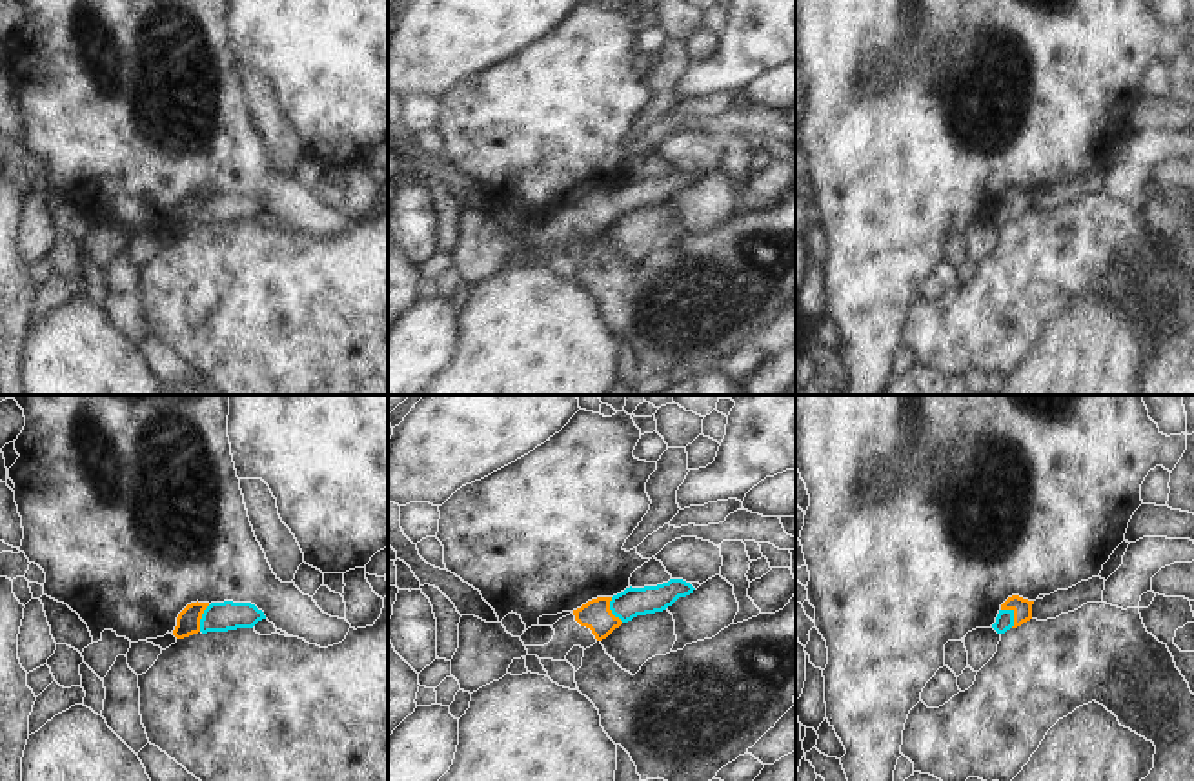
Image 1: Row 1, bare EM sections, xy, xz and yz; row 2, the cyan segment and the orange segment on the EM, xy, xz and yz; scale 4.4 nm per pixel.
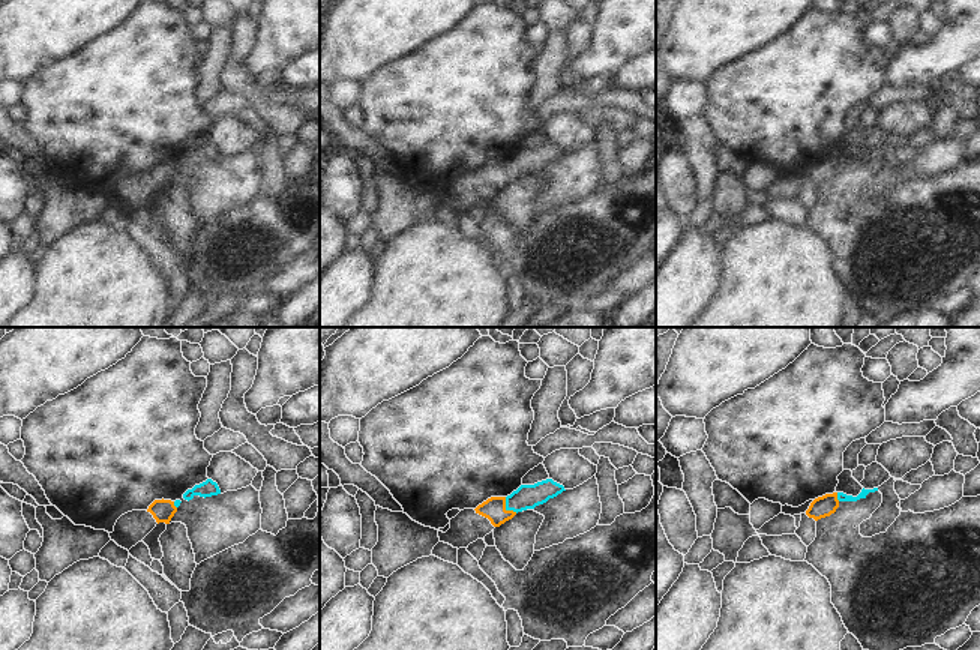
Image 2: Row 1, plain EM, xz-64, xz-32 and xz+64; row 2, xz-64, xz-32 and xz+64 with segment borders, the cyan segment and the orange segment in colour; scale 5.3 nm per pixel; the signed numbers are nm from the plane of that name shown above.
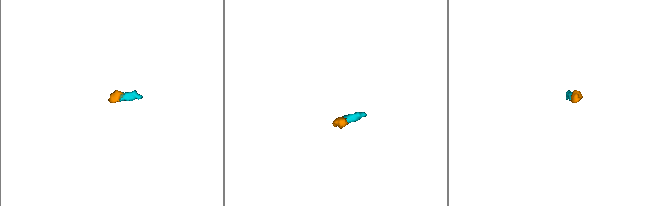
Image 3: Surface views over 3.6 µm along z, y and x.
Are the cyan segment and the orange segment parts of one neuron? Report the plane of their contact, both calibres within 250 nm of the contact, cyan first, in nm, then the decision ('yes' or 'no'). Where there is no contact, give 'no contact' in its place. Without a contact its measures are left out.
meets cyan in yz; 80 nm thick on the cyan side, 80 nm on the other; yes

